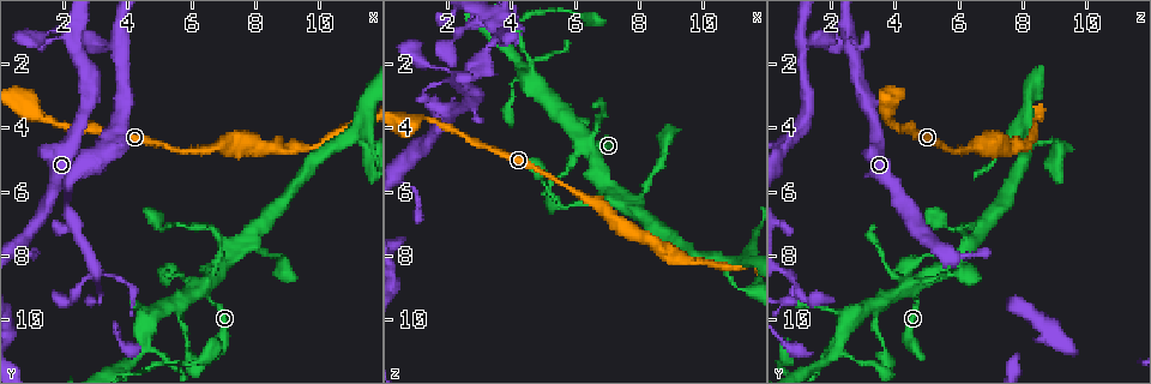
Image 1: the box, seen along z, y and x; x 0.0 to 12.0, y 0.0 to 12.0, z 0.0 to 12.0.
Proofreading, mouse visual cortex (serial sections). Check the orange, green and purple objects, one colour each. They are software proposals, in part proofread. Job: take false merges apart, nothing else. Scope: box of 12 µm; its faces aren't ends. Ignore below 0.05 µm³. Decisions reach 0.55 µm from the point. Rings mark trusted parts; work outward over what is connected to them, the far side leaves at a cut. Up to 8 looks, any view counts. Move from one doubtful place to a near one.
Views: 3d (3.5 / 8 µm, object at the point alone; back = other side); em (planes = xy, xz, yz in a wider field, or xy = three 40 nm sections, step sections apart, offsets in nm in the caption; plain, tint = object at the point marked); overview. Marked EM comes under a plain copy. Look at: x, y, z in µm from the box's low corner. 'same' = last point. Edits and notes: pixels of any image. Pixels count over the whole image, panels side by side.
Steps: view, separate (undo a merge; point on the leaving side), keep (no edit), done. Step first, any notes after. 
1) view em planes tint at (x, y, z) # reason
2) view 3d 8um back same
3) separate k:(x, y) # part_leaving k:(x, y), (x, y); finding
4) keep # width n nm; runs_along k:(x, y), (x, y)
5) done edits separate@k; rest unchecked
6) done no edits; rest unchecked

view 3d 3.5um at (4.5, 10.9, 2.2) # four-way junction

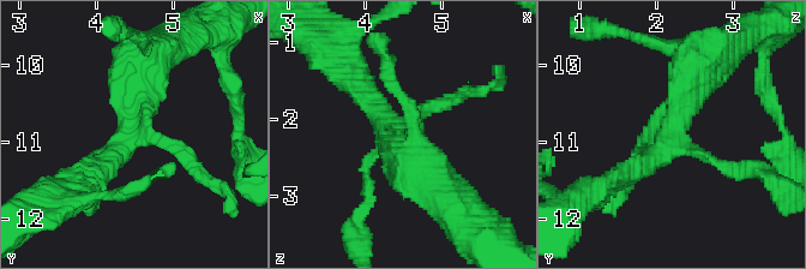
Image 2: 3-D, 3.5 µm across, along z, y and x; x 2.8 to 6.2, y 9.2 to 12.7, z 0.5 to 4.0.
view em xy step 3 tint at (4.45, 10.85, 2.25) # arms 4; arm_widths 150, 150, 300, 500 nm

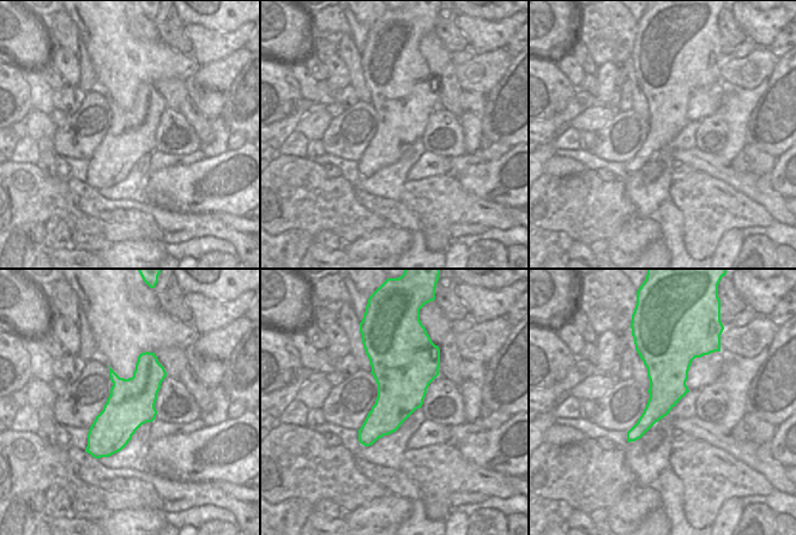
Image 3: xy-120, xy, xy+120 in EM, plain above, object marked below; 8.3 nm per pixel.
view em xy step 5 tint same

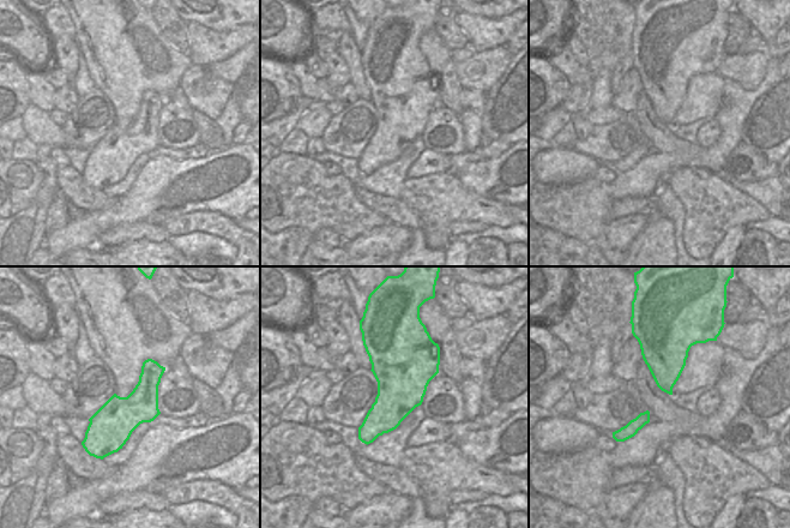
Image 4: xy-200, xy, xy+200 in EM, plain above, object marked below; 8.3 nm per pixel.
keep # runs_along 2:(703, 61), (667, 143), (624, 173); continuous, no second cell

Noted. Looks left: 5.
view 3d 8um at (6.9, 7.3, 6.2) # a narrow waist

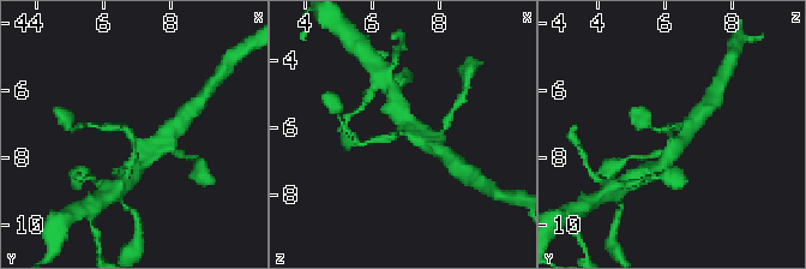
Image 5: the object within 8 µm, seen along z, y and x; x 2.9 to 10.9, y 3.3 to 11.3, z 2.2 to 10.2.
view em xy step 1 tint at (6.9, 7.3, 6.2) # arm_widths 200, 450 nm

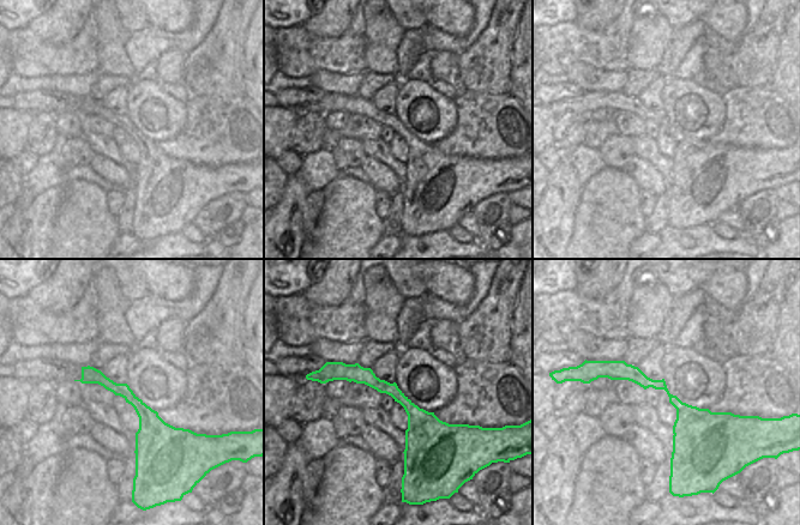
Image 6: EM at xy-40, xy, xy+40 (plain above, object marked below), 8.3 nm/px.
keep # width 160 nm; runs_along 6:(613, 363), (660, 384), (683, 409), (675, 456); all the same cell

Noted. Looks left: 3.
view 3d 8um at (11.3, 3.9, 8.3) # arms run side by side

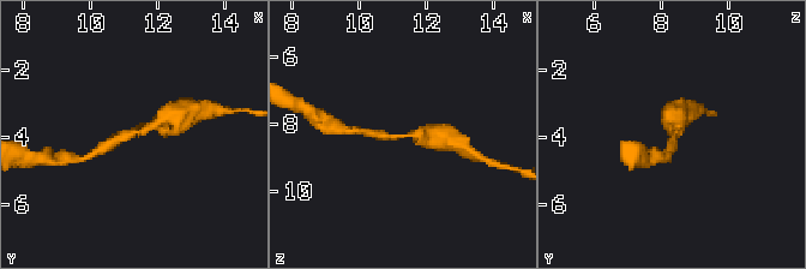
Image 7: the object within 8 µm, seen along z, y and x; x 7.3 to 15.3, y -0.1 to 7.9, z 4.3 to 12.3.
view em xy step 3 tint at (11.3, 4.0, 8.4) # arms 3; arm_widths 250, 250, 250 nm; now the EM

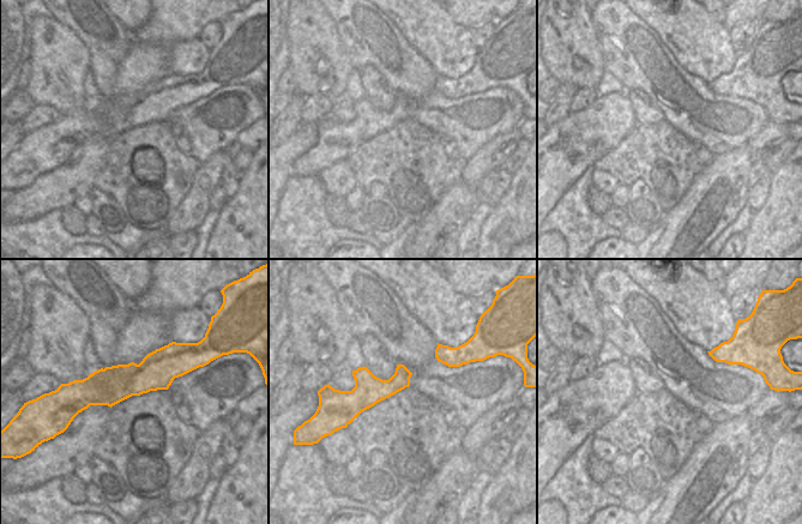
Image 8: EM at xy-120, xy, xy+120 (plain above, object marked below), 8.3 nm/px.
keep # runs_along 8:(190, 367), (73, 386); one cell here

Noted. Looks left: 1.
done no edits; rest unchecked

